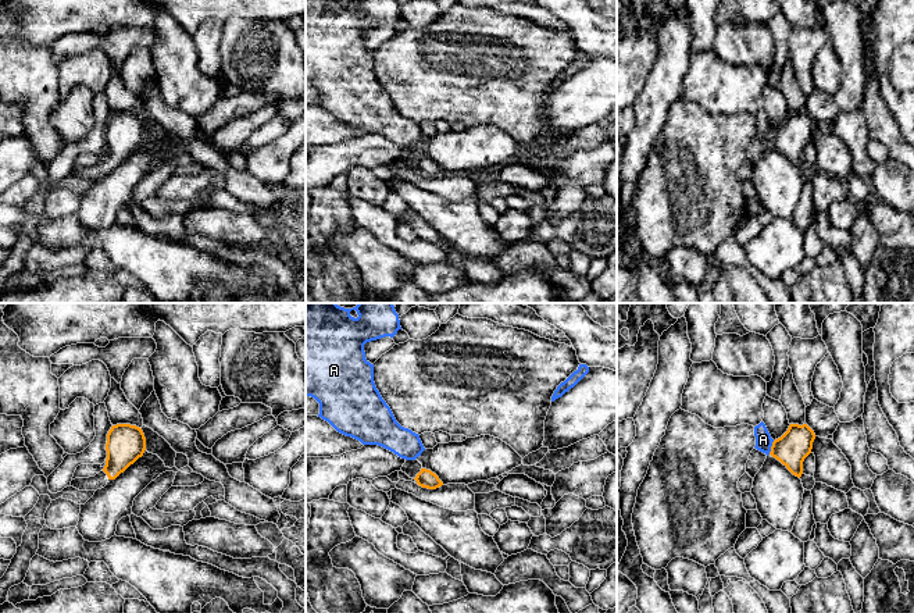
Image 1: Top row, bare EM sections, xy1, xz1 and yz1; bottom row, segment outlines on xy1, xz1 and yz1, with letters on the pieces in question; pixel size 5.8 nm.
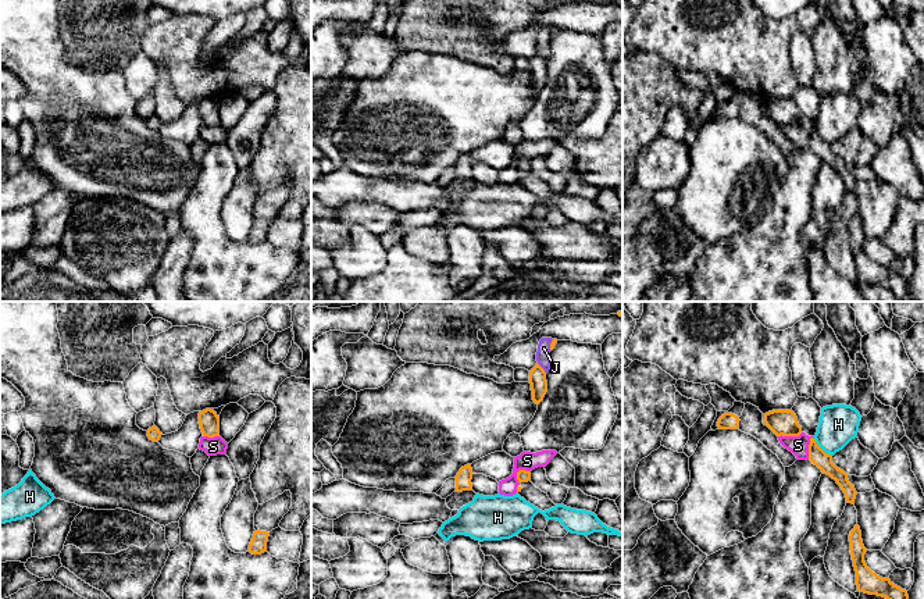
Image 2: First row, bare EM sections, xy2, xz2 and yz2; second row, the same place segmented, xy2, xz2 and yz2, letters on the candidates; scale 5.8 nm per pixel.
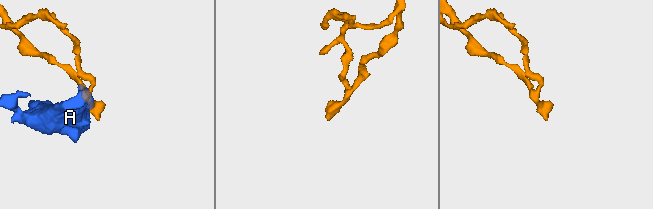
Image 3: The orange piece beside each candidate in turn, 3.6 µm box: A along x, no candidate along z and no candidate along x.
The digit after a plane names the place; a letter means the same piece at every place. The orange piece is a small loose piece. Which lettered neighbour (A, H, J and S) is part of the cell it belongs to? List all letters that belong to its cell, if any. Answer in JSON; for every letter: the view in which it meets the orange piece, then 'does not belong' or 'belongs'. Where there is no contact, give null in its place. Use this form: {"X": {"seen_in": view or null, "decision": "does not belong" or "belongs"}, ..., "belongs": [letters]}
{"A": {"seen_in": "yz1", "decision": "does not belong"}, "H": {"seen_in": "yz2", "decision": "does not belong"}, "J": {"seen_in": "xz2", "decision": "does not belong"}, "S": {"seen_in": "yz2", "decision": "does not belong"}, "belongs": []}

